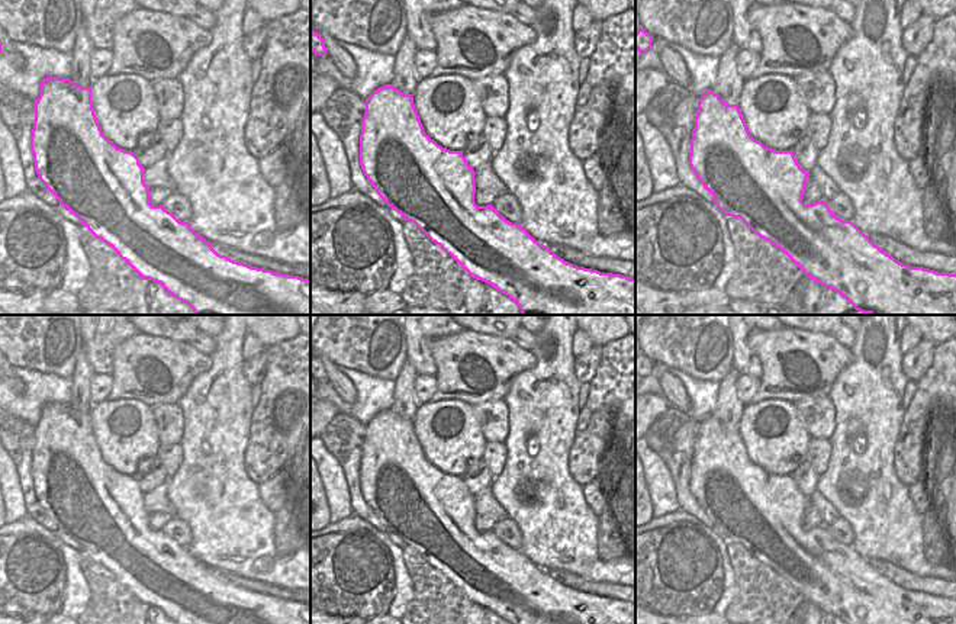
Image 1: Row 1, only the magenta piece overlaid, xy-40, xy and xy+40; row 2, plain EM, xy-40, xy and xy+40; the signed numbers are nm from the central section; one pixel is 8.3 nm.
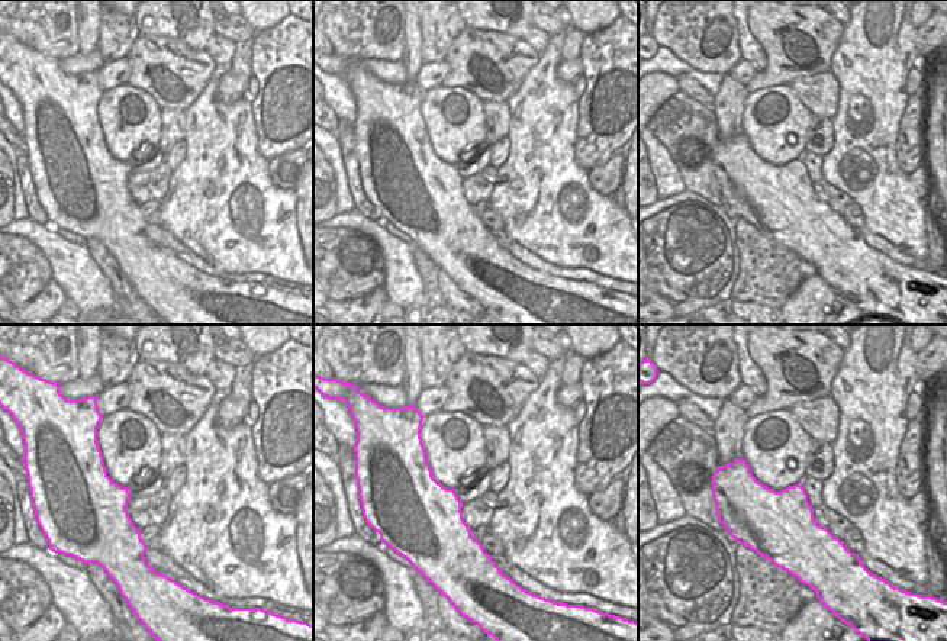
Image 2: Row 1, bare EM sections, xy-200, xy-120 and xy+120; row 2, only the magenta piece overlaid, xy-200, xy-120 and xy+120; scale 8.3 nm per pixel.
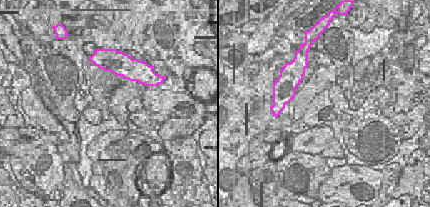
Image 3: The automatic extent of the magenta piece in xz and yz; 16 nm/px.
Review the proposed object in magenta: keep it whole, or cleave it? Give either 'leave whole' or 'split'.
leave whole

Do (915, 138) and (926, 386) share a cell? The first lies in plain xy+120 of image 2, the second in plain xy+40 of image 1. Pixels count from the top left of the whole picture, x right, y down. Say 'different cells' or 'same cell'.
same cell

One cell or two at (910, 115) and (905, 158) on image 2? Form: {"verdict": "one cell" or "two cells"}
{"verdict": "one cell"}

